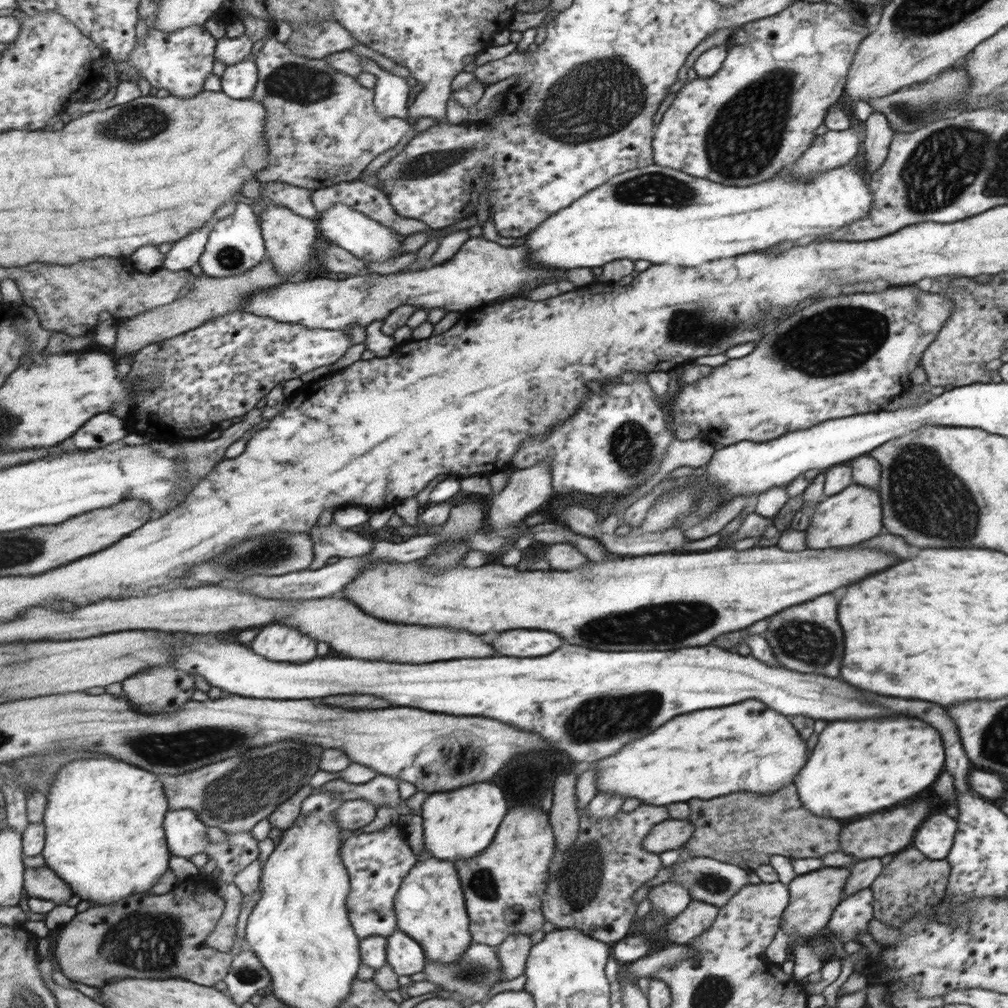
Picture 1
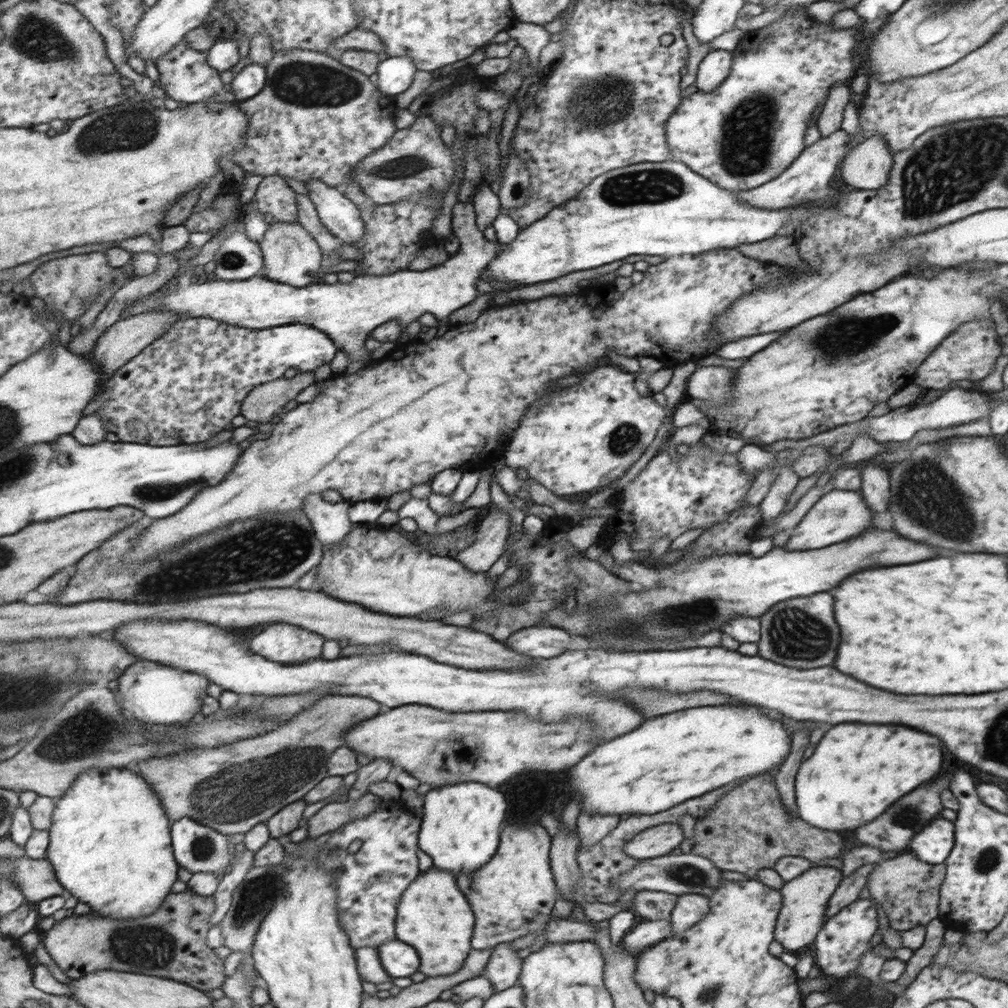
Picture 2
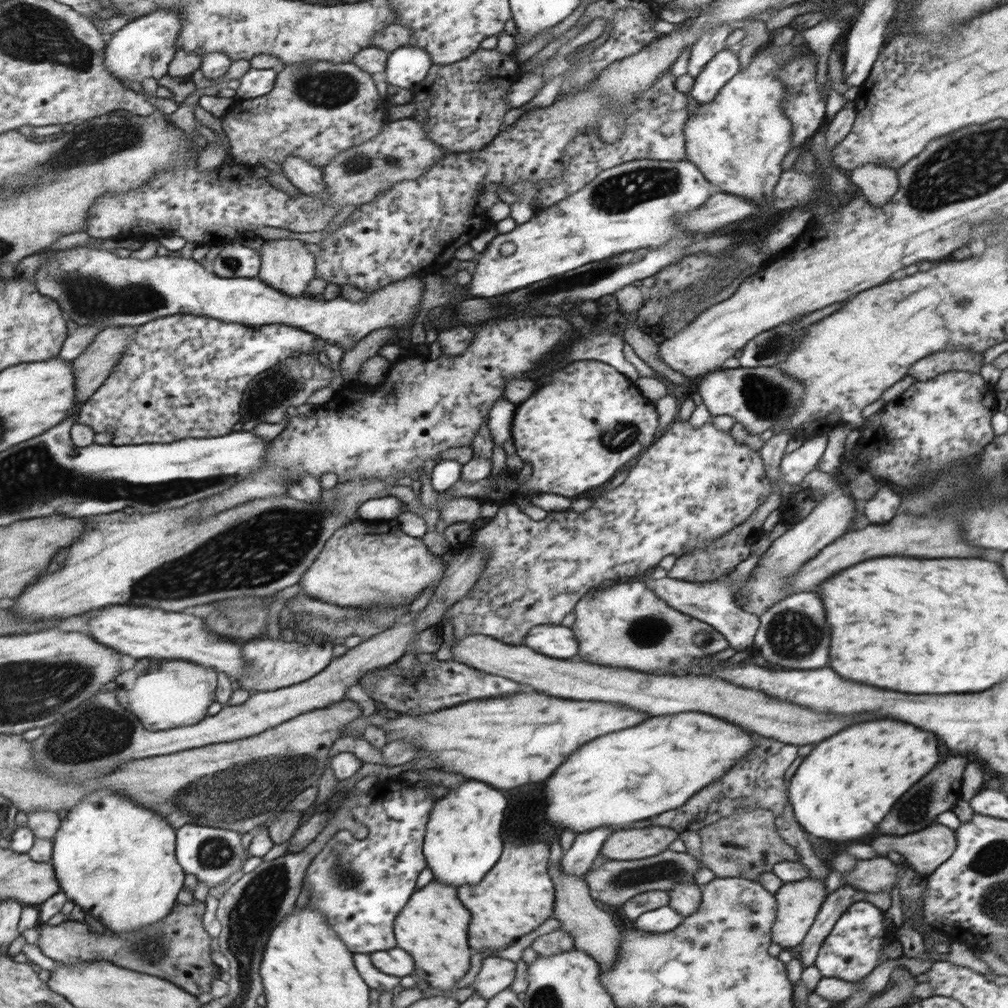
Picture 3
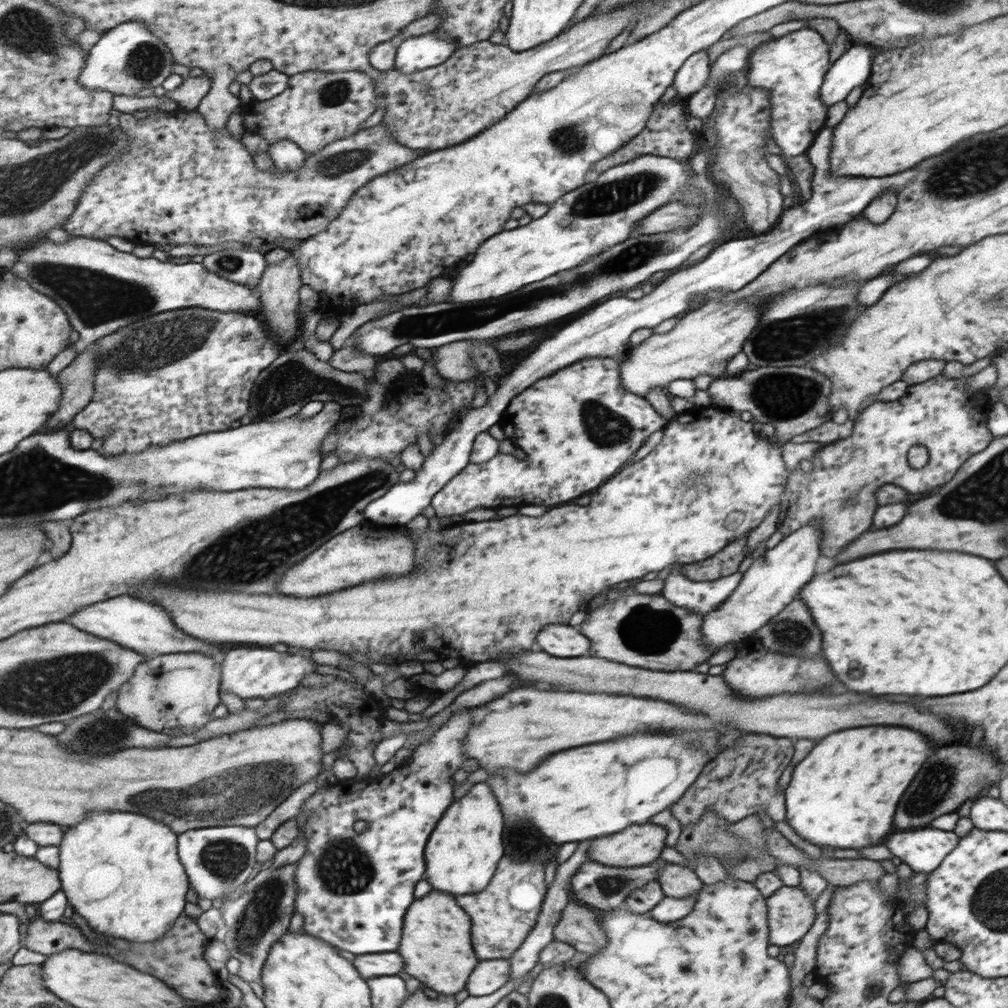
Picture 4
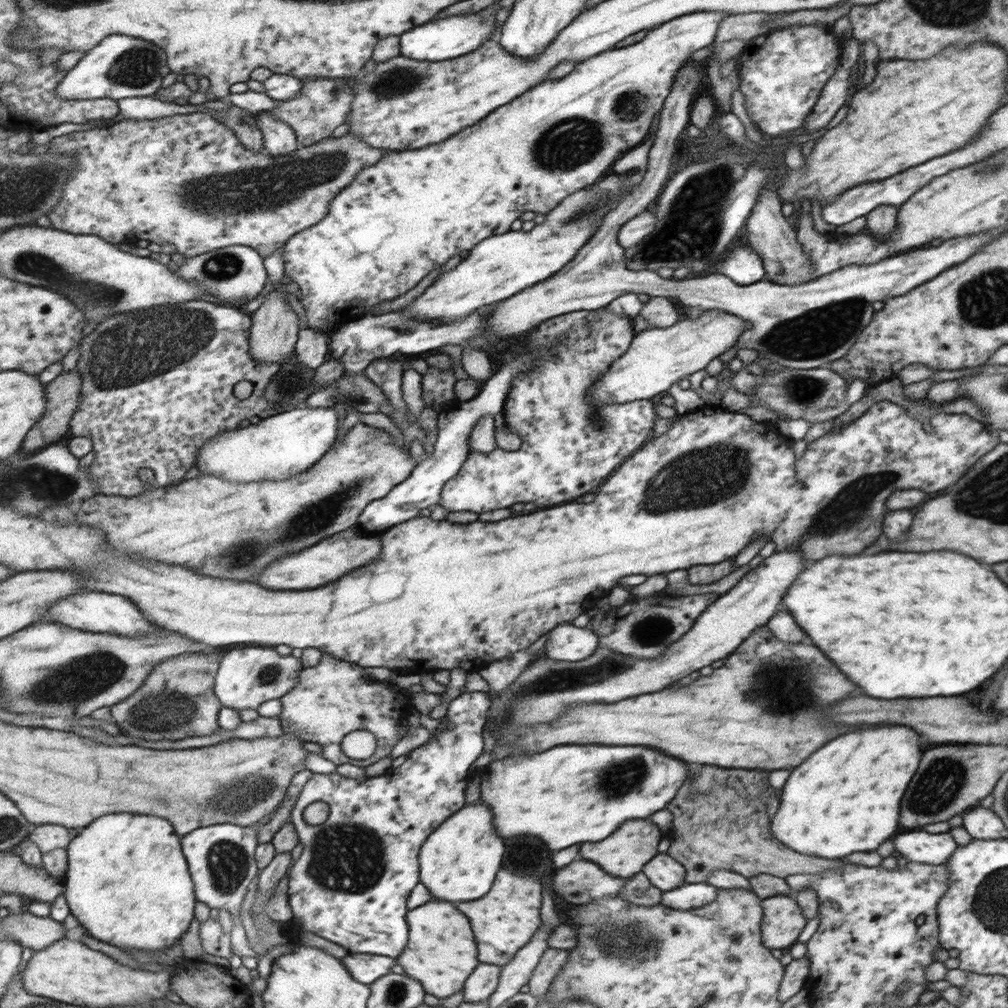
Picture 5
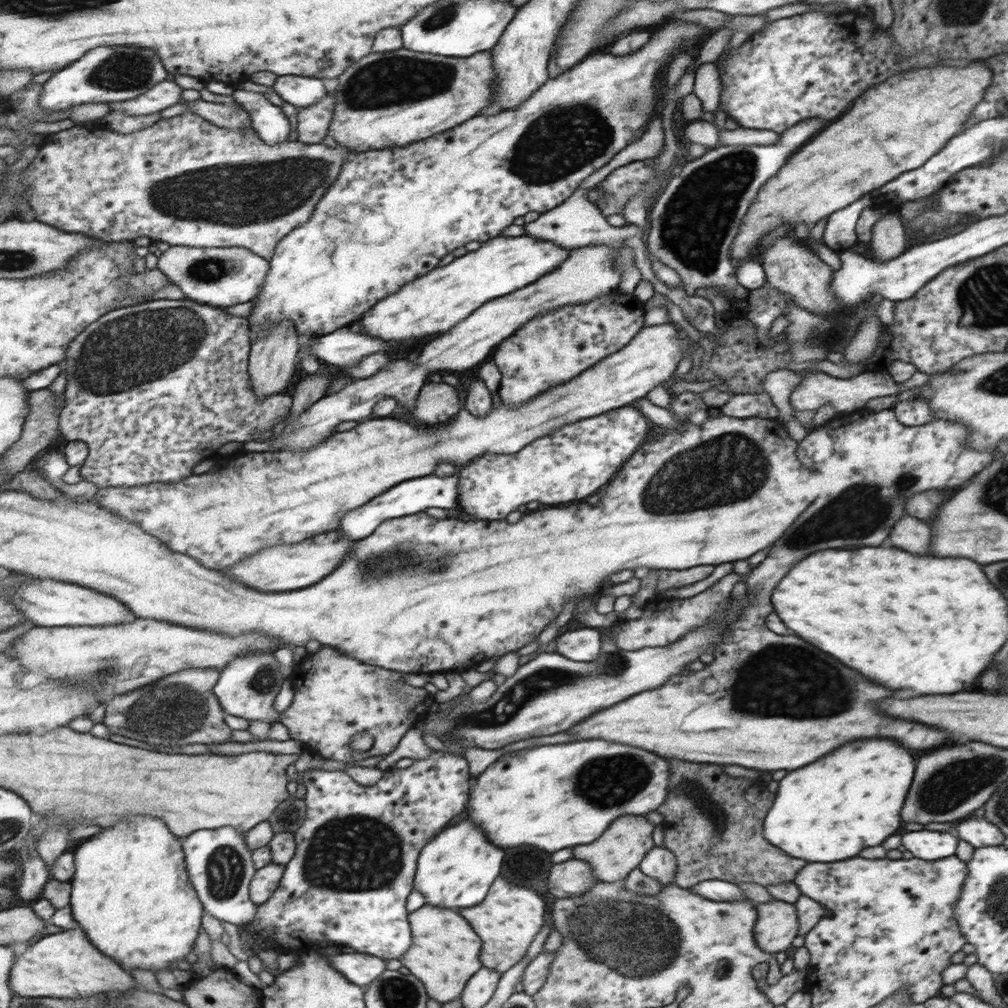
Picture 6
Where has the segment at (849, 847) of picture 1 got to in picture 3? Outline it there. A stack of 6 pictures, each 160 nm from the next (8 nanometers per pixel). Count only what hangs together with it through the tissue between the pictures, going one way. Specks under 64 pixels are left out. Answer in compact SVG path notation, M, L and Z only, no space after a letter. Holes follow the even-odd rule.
M950 756L948 760L944 760L942 764L938 764L938 768L934 772L930 772L930 776L926 776L926 780L922 780L922 784L914 784L914 788L910 788L910 792L906 792L906 796L902 796L902 800L898 800L898 808L894 808L894 812L890 812L890 816L886 816L886 820L882 820L882 828L878 828L876 834L886 834L886 836L902 836L902 834L910 834L910 832L918 832L930 824L936 822L936 816L950 810L954 802L958 802L961 797L962 774L964 768L968 764L970 758L967 756Z

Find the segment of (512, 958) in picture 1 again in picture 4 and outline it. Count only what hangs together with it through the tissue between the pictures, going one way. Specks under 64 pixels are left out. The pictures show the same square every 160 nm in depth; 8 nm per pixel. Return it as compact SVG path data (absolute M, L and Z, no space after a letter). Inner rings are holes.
M509 959L484 960L482 964L478 964L478 972L474 972L474 976L470 978L470 988L465 989L470 996L488 996L502 988L508 982L508 976Z

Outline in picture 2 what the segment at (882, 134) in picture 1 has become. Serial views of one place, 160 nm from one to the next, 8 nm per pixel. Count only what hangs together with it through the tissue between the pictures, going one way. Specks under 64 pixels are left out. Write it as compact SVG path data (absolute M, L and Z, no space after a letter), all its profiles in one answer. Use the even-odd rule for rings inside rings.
M882 135L871 136L855 146L841 165L846 184L857 189L882 188L888 182L893 154Z

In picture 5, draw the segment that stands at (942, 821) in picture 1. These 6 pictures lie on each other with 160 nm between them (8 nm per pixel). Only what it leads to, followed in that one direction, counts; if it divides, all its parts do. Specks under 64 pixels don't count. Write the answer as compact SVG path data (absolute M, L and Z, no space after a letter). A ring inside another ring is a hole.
M906 832L894 838L894 848L910 862L924 862L936 866L948 862L950 854L956 852L956 842L948 832Z

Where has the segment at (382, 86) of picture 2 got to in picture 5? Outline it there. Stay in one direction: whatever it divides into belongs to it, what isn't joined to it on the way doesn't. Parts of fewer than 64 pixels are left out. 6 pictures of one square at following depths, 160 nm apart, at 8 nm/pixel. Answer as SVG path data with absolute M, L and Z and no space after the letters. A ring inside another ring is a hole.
M476 12L432 19L426 24L411 28L400 36L401 55L414 60L428 60L430 62L456 59L459 56L469 54L490 39L495 24L495 16L483 18L483 16L477 16Z

